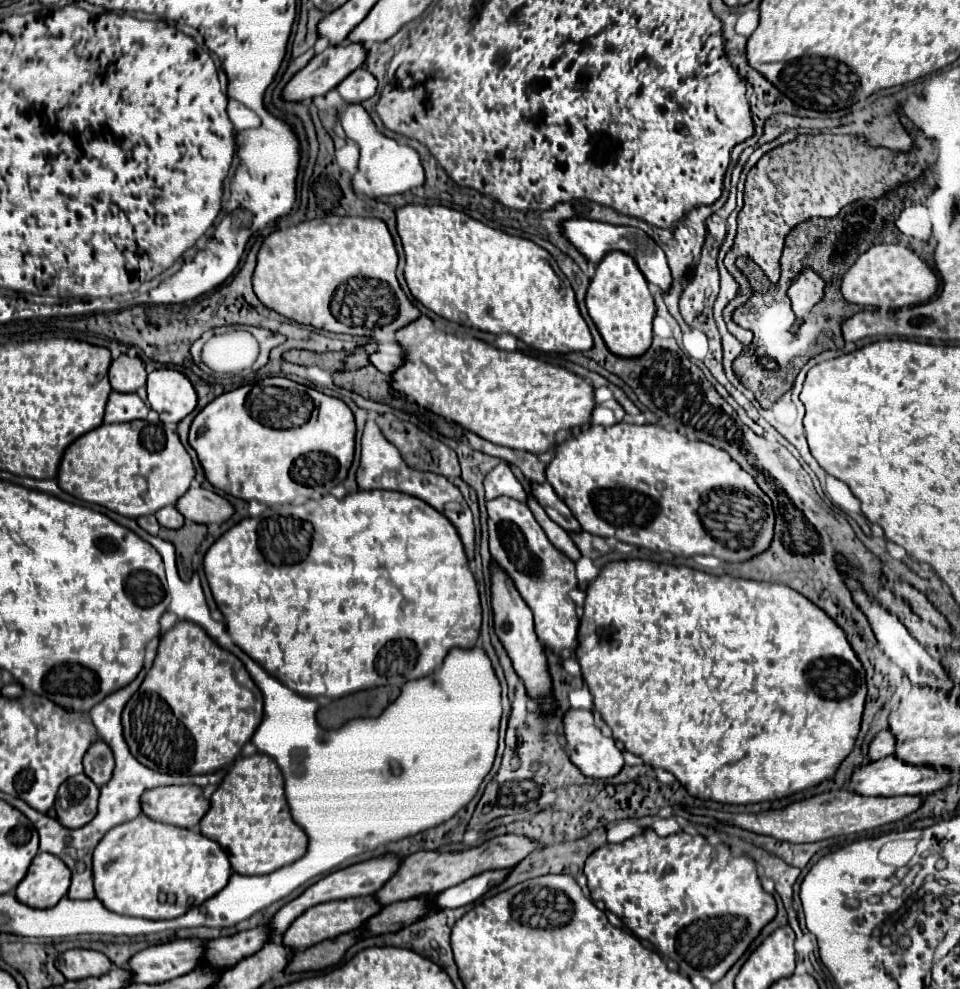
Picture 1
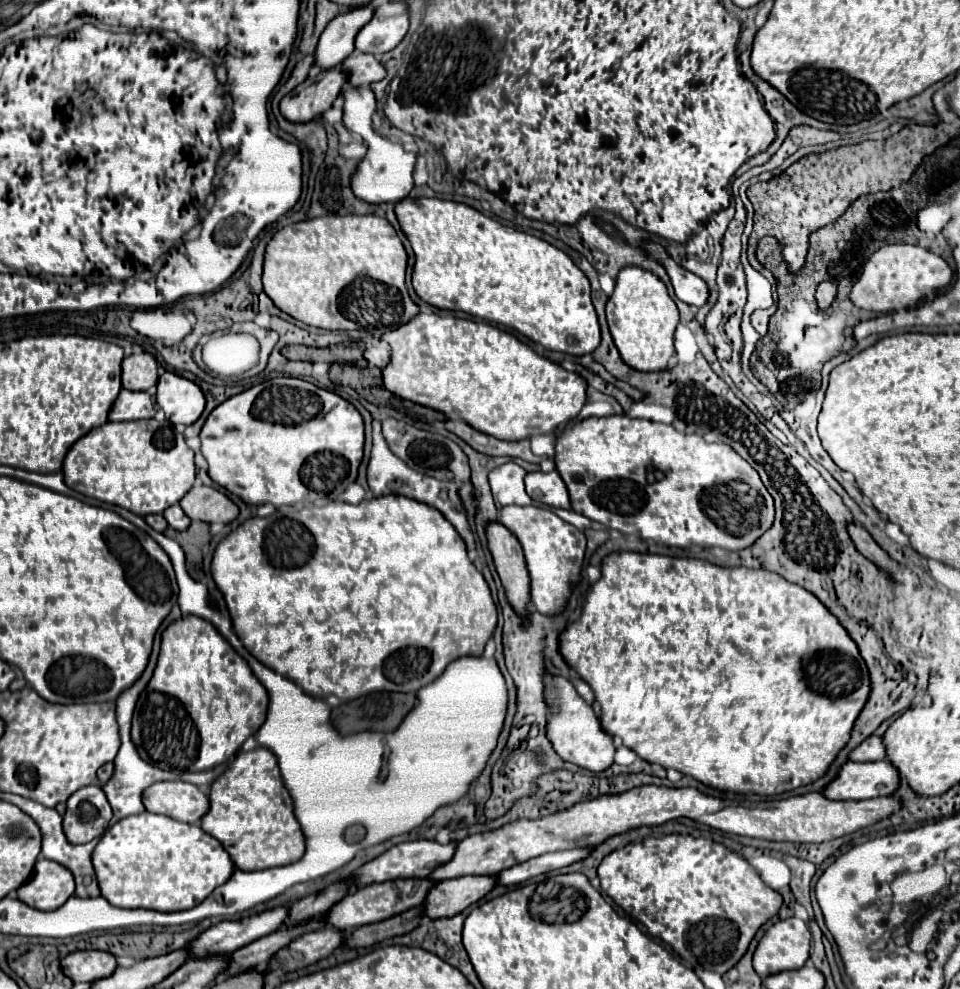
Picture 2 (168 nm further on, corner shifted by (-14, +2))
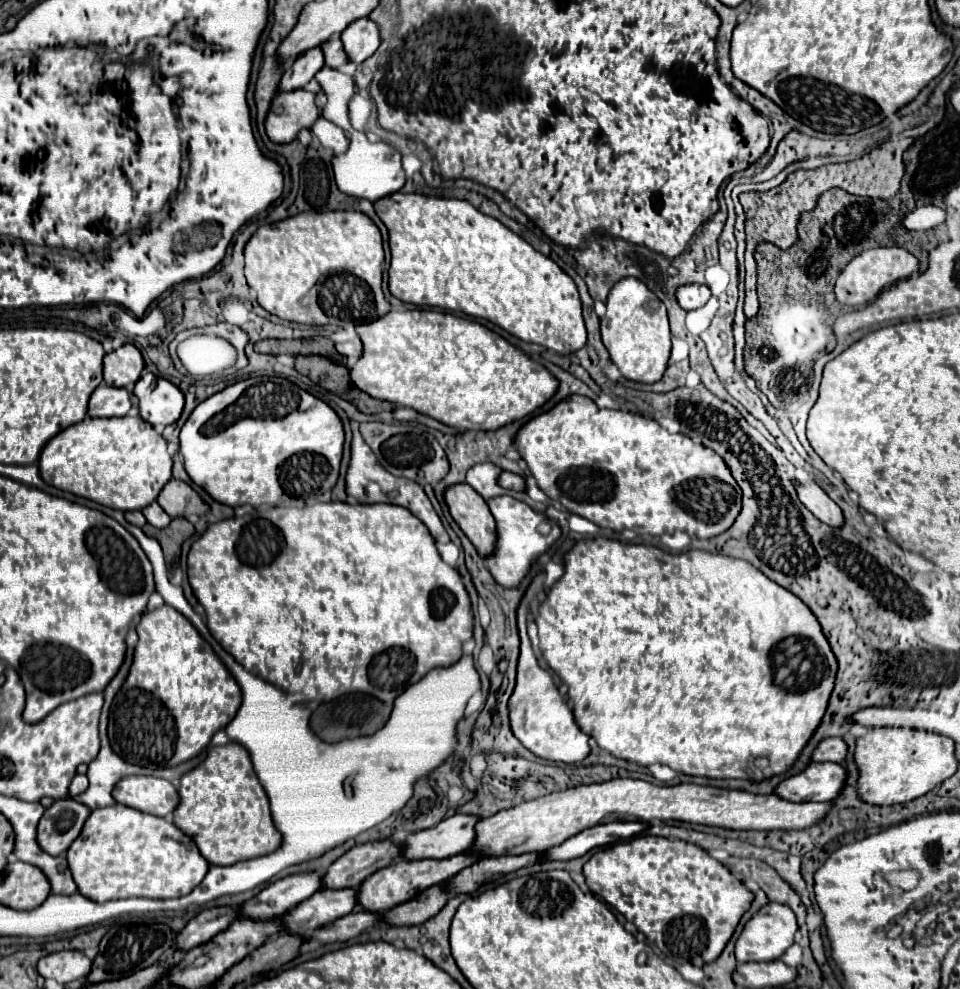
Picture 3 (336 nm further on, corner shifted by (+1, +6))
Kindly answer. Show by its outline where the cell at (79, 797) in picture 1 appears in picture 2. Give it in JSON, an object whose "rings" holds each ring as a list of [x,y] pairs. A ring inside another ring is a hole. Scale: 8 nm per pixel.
{"rings":[[[99,784],[83,786],[67,800],[63,818],[65,836],[73,844],[85,844],[107,830],[111,816],[113,812],[103,788]]]}

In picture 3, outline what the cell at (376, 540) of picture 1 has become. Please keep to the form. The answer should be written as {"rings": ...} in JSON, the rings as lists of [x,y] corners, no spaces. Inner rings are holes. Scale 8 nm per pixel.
{"rings":[[[328,502],[314,504],[306,508],[258,508],[252,514],[242,518],[228,518],[208,526],[208,530],[194,540],[188,552],[188,582],[192,586],[194,596],[204,606],[206,624],[216,642],[228,650],[246,670],[252,670],[264,682],[272,682],[280,686],[286,694],[294,696],[296,704],[306,702],[330,702],[342,694],[362,692],[378,698],[386,706],[390,706],[408,686],[416,684],[434,668],[446,668],[460,660],[462,642],[472,638],[472,614],[470,614],[470,598],[464,590],[462,578],[456,568],[442,562],[434,538],[428,528],[412,516],[402,506],[392,504],[346,504],[346,502]]]}

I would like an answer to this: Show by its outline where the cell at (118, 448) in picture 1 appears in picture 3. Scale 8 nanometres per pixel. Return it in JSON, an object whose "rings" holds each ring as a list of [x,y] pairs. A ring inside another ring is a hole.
{"rings":[[[140,416],[122,418],[90,418],[76,426],[68,426],[48,440],[38,458],[44,482],[84,496],[114,510],[142,510],[172,478],[172,458],[166,452],[166,440]]]}

